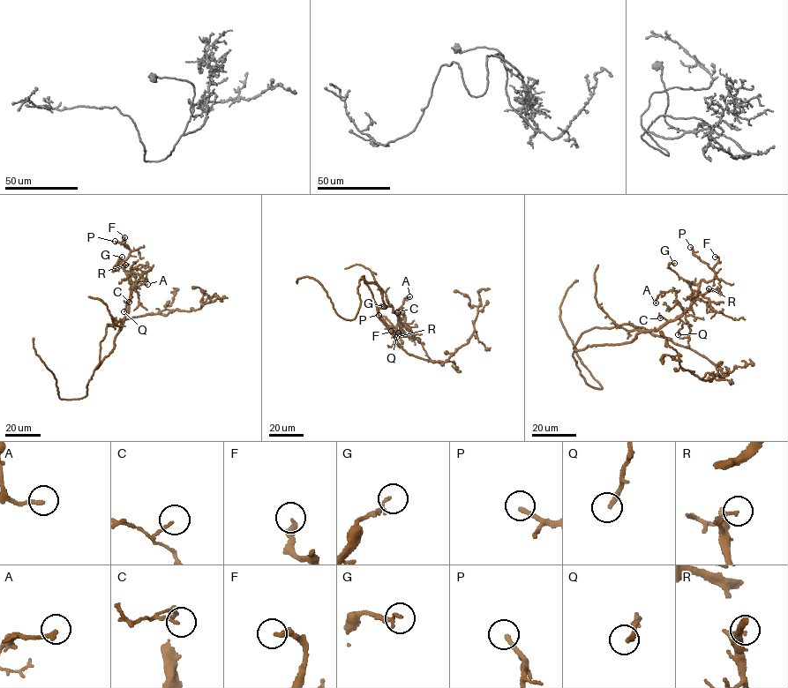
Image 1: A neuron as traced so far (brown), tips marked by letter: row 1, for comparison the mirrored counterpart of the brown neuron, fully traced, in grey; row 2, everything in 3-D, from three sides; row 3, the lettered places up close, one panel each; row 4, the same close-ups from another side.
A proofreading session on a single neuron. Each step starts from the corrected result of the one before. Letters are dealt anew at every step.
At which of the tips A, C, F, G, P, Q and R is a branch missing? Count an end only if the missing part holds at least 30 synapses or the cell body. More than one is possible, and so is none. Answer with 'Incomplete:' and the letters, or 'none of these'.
Incomplete: none of these

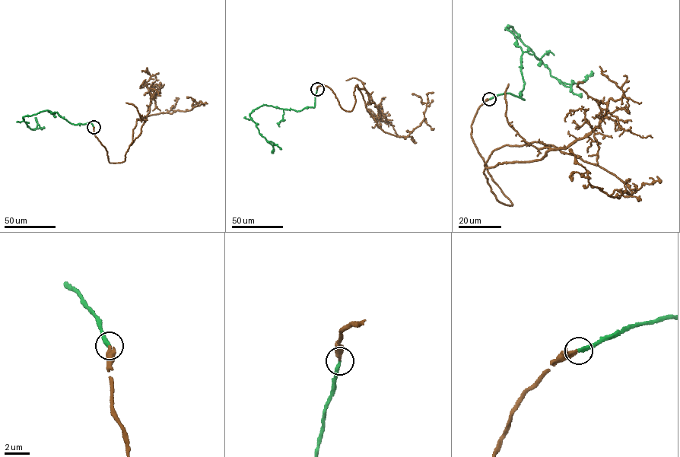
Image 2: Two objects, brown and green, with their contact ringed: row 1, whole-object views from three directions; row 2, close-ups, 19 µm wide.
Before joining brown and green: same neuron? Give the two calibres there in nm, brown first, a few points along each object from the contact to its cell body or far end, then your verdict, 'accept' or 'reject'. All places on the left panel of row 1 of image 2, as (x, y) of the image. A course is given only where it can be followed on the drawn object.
280 nm thick on the brown side, 320 nm on the other; brown runs (93, 127), (109, 162), (122, 162), (137, 119), (197, 106), (194, 99), (186, 96); green runs (93, 127), (90, 122), (70, 123), (56, 112), (47, 110), (23, 117), (31, 129), (36, 127), (35, 117); accept

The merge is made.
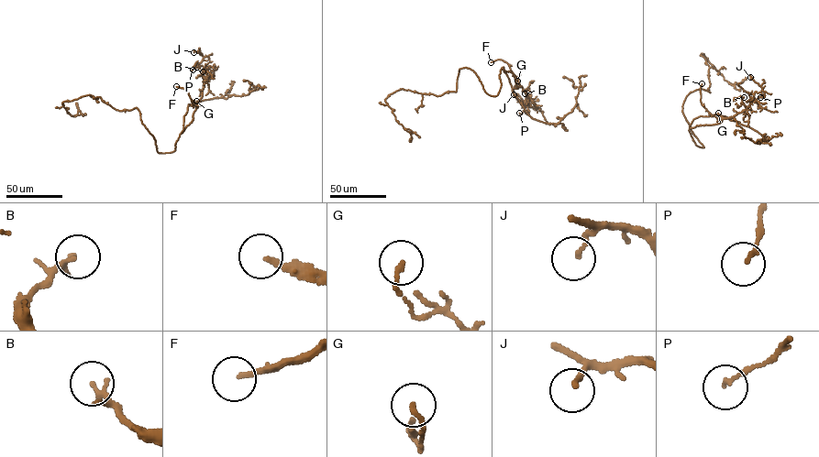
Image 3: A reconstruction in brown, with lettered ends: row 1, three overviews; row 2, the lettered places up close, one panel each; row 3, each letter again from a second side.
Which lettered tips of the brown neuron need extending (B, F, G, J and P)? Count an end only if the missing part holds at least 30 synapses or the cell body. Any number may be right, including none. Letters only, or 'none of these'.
F

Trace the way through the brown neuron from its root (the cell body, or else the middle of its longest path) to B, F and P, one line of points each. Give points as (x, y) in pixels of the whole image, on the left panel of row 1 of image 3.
B: (159, 153), (174, 151), (179, 136), (191, 122), (207, 77), (203, 71)
F: (159, 153), (175, 150), (176, 140), (191, 122), (198, 103), (193, 104), (188, 92), (176, 86)
P: (159, 153), (174, 151), (176, 140), (193, 118), (204, 83), (199, 66), (193, 66), (193, 70)

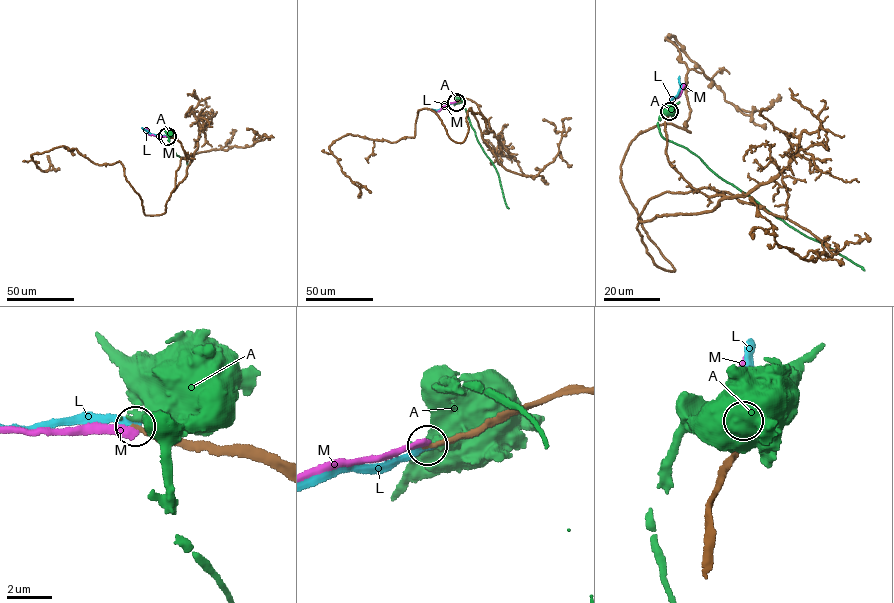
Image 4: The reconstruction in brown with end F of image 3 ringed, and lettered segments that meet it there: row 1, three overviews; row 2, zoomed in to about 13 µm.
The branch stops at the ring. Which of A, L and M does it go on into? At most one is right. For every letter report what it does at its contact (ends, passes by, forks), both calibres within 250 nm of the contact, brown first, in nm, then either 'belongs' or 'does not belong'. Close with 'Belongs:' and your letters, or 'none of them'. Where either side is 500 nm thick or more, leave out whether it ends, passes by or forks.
A: it passes by | 280/480 nm | does not belong
L: it ends | 280/280 nm | belongs
M: it ends | 240/320 nm | does not belong
Belongs: L

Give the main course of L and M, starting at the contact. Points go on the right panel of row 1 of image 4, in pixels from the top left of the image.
L: (669, 111), (672, 99), (680, 87), (679, 76)
M: (669, 112), (671, 99), (679, 96), (684, 83)

